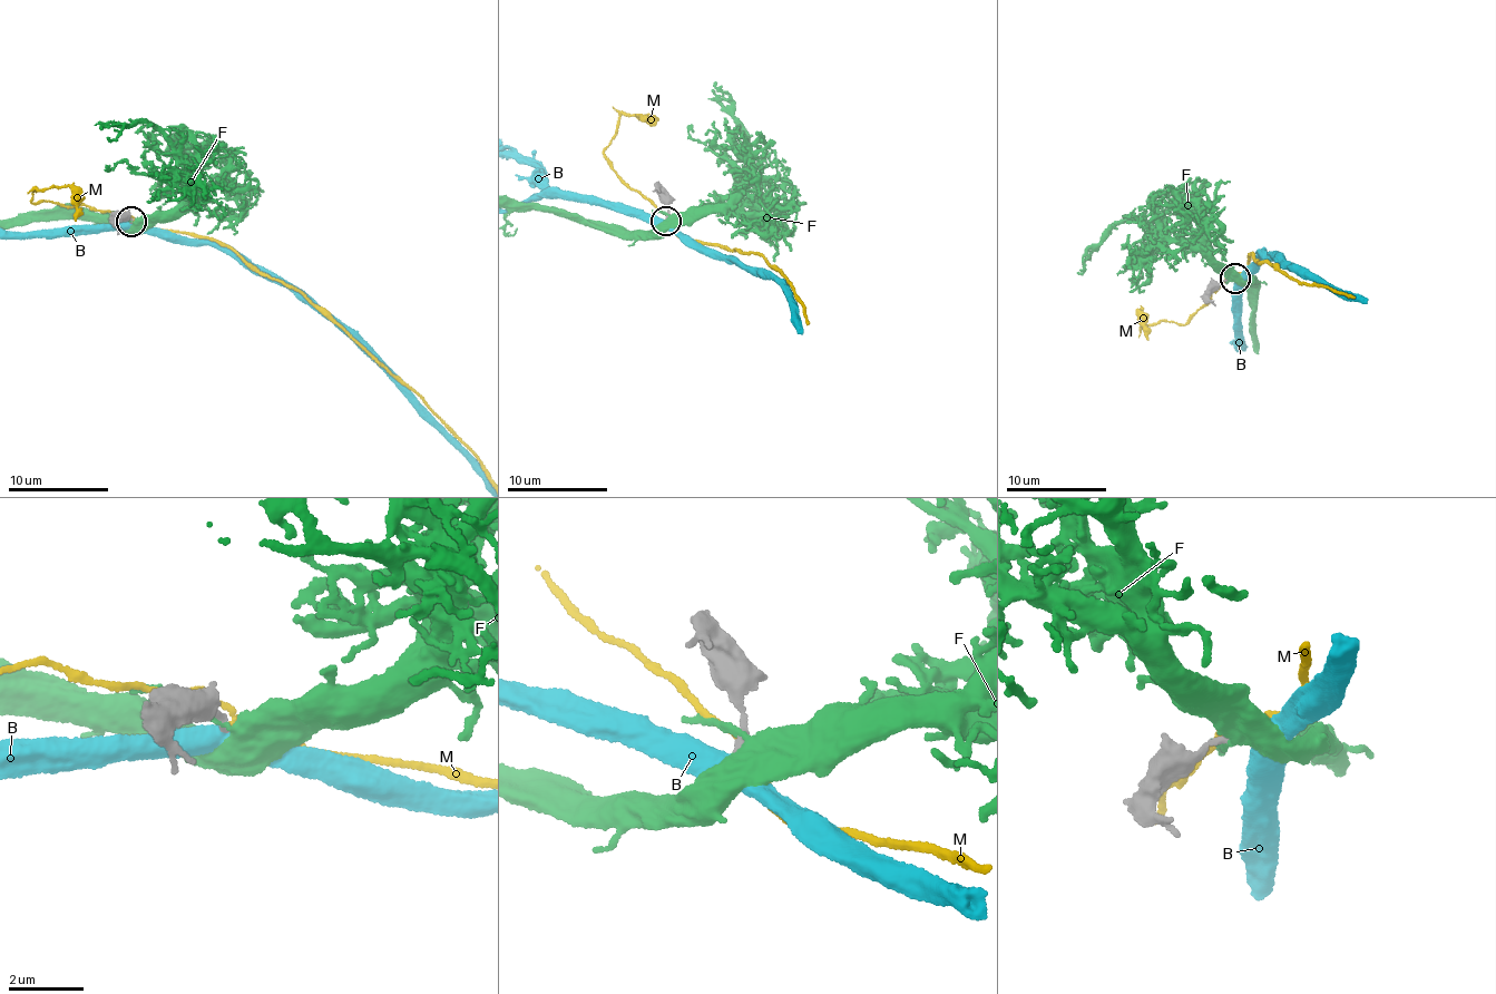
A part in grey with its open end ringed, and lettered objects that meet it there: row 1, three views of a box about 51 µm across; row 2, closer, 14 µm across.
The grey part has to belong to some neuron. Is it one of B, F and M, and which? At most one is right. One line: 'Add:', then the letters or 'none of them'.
Add: M

